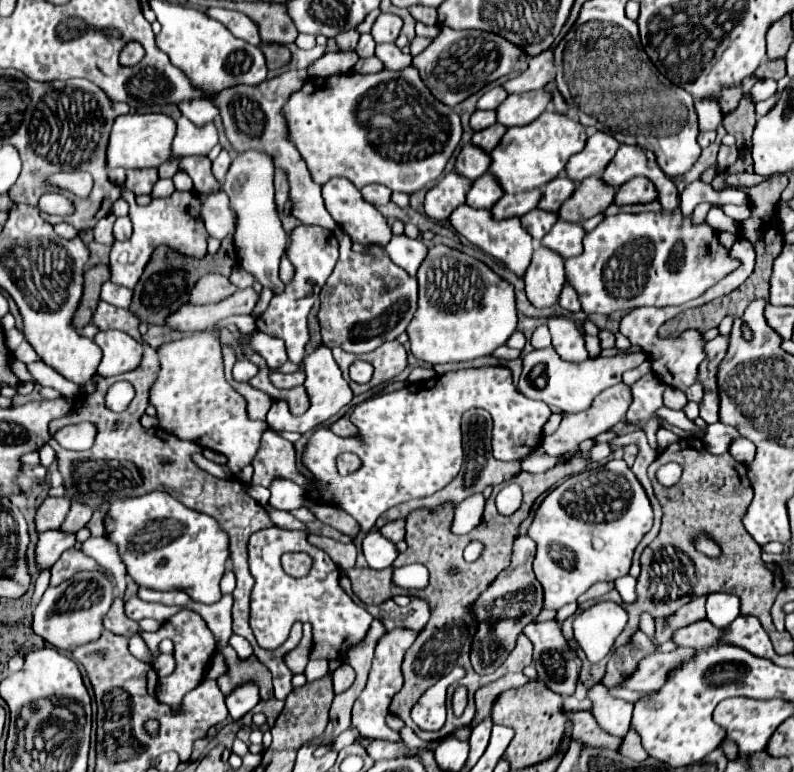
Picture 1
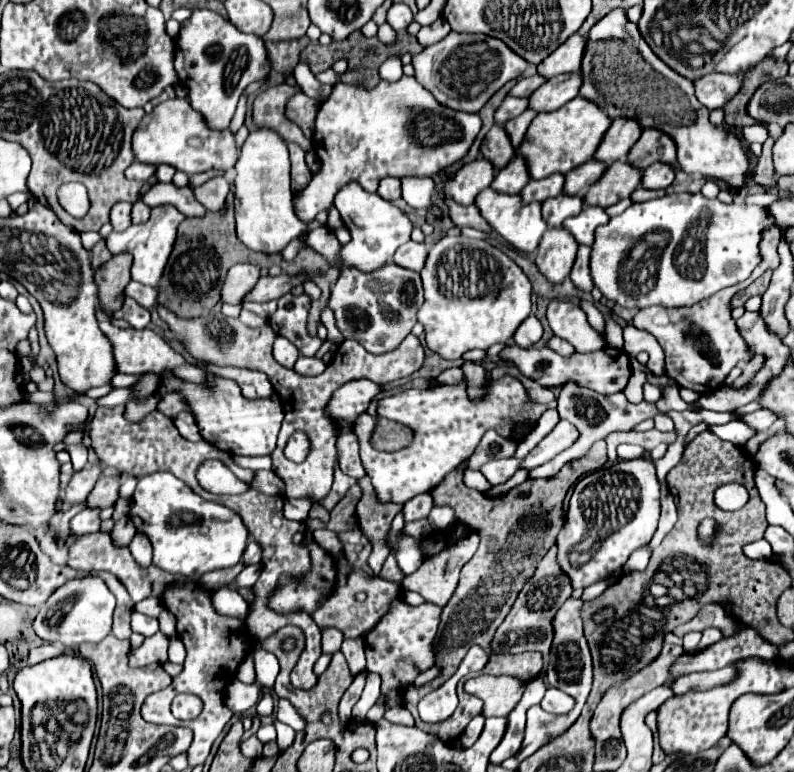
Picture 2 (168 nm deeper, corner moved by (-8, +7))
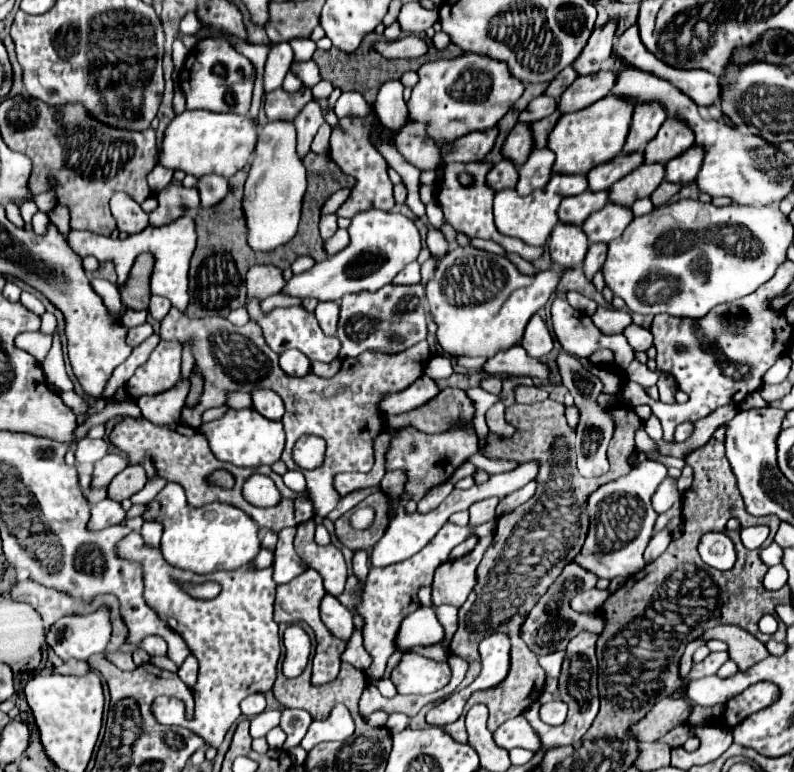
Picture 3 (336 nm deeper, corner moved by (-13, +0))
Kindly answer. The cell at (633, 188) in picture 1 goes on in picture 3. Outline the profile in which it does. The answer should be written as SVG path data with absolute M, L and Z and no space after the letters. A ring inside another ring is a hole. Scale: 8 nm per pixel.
M692 145L688 151L684 151L682 155L674 157L672 161L666 163L666 177L664 179L674 185L692 183L698 175L700 165L702 165L702 157L704 157L704 151L696 145Z

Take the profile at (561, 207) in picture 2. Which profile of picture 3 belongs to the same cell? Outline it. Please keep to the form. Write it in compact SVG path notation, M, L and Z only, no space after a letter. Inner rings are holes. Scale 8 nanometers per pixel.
M586 191L574 197L564 197L558 209L560 223L570 225L582 225L586 217L590 217L594 211L600 211L608 203L608 191Z

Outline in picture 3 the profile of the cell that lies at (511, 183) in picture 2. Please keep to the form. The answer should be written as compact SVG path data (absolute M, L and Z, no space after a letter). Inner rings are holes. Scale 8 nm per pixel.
M534 149L528 157L528 161L518 171L518 193L530 195L536 189L544 189L544 185L550 181L552 175L552 163L554 153L550 149Z

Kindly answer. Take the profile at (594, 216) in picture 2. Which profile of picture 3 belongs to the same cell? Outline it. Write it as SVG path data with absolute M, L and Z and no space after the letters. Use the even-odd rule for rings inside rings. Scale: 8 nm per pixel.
M608 201L600 211L592 213L586 219L582 231L586 233L590 243L610 243L612 239L624 233L624 229L630 225L632 219L634 217L630 209Z

